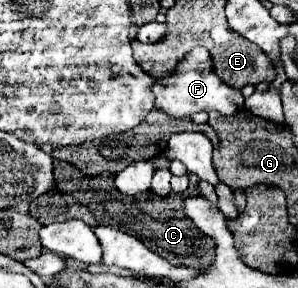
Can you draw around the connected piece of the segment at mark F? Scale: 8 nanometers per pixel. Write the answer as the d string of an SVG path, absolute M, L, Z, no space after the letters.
M202 46L195 47L183 58L183 62L177 66L177 74L173 74L171 78L156 80L151 90L155 97L155 108L173 116L173 118L191 116L199 110L205 110L205 112L215 110L215 112L221 112L225 116L231 116L237 110L241 110L243 102L245 102L241 90L227 86L211 72L209 52Z

